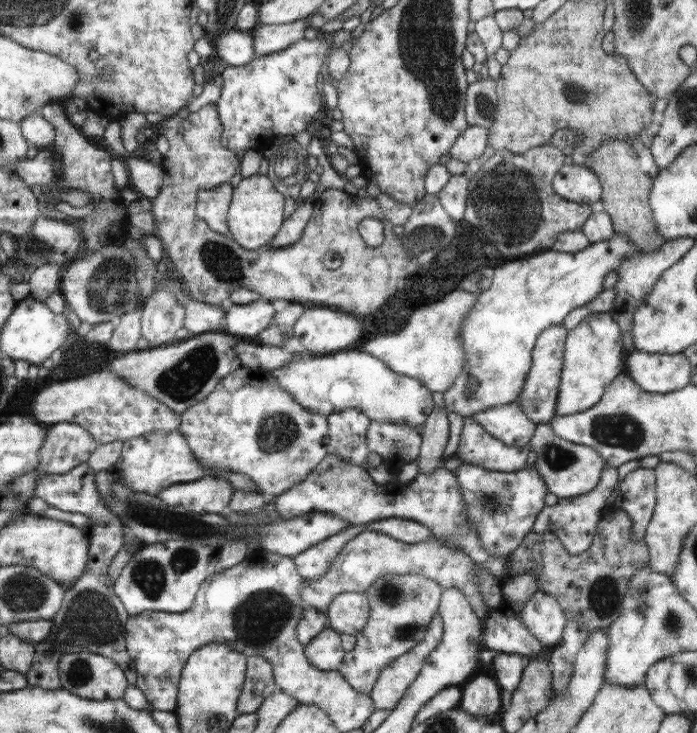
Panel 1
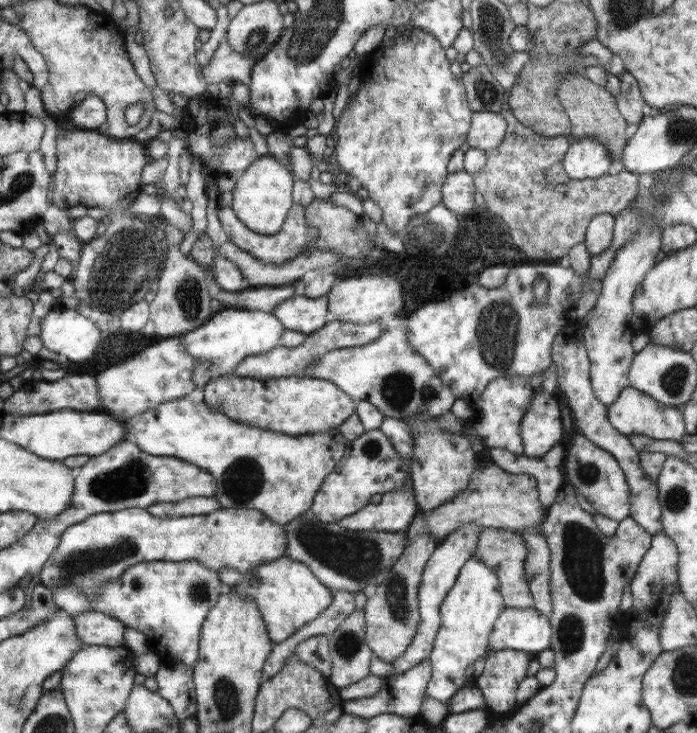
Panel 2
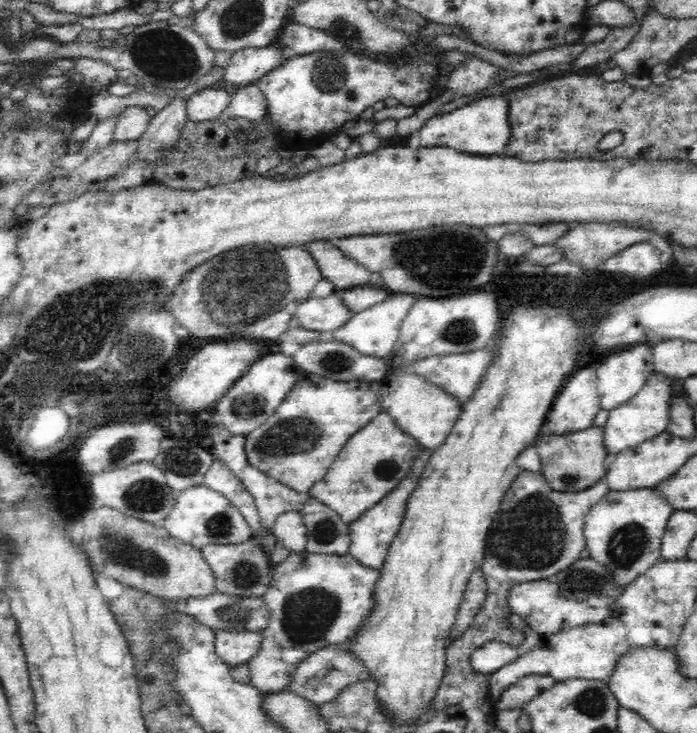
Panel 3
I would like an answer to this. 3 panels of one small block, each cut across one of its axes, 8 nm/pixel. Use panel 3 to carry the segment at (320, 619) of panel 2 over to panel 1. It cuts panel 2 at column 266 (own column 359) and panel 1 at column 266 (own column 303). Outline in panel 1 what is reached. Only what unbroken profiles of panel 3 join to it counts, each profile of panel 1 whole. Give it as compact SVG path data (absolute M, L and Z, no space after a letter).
M247 656L247 672L243 692L237 702L241 714L255 714L263 700L281 688L273 682L273 666L263 656Z

